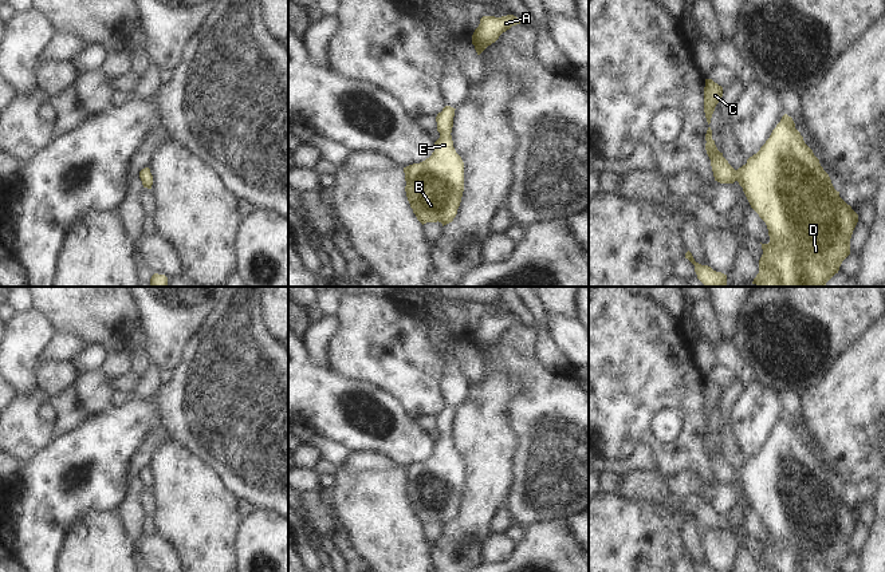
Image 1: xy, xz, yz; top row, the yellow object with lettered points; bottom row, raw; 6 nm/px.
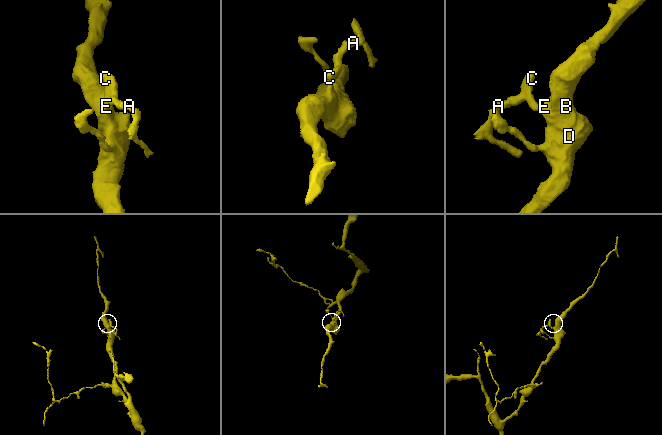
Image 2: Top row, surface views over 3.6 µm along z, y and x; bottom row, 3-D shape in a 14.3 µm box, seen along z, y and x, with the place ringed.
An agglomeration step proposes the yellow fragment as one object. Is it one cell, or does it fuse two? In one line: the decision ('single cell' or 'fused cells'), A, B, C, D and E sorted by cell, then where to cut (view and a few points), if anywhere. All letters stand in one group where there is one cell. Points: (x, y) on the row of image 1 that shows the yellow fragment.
single cell | A B C D E | no cut

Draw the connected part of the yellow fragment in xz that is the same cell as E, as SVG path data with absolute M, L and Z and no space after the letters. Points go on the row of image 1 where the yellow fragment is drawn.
M445 106L437 114L440 138L434 142L434 151L420 163L404 167L405 192L417 220L452 222L457 214L464 192L464 162L456 153L452 141L455 110Z

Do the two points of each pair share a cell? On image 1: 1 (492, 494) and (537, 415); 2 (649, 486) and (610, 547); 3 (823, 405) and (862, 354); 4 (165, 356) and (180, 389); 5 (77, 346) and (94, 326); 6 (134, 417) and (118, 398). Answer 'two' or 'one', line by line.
1: two
2: two
3: one
4: two
5: two
6: two

